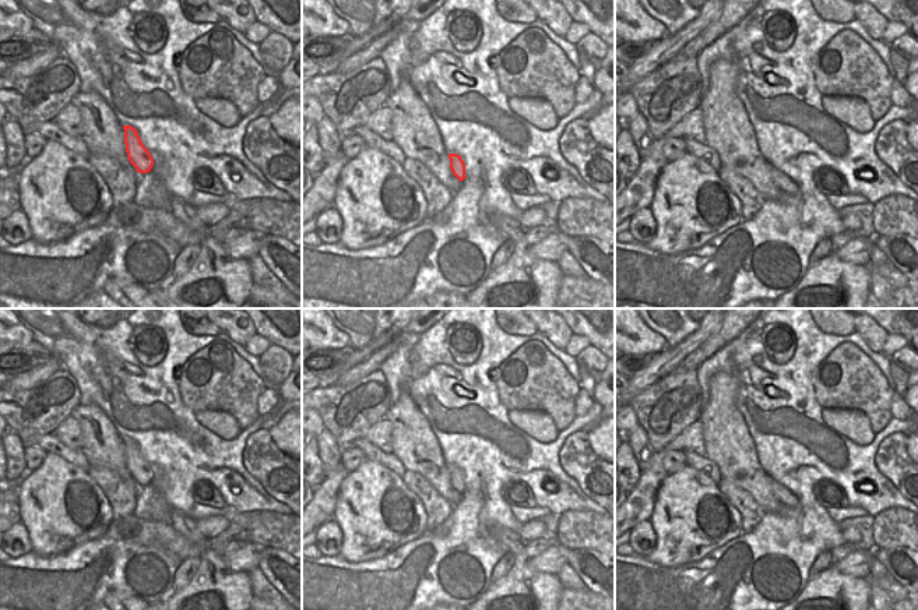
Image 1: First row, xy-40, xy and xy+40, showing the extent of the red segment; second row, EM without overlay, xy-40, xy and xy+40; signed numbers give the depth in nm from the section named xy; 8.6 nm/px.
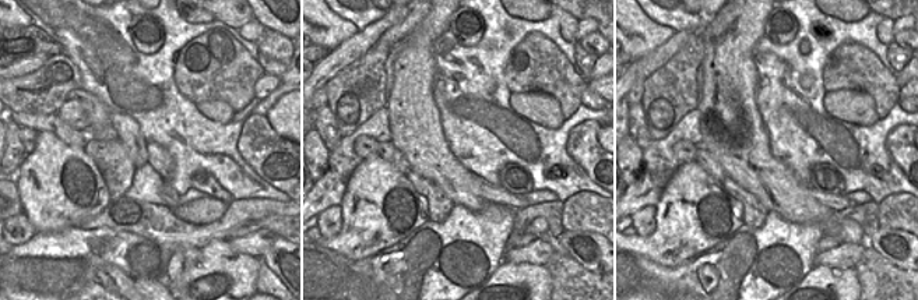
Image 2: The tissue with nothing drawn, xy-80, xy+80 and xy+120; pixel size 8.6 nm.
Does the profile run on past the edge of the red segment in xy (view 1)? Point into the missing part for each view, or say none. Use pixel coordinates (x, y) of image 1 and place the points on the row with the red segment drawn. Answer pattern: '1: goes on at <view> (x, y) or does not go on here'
1: does not go on here

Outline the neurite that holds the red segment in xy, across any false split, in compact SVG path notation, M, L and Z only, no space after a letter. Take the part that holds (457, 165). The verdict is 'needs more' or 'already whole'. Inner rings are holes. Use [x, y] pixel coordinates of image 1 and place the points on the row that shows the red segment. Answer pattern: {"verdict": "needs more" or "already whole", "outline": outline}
{"verdict": "already whole", "outline": "M449 154L449 159L450 159L450 169L451 169L453 174L460 181L462 181L467 177L465 176L465 163L464 163L464 161L457 154Z"}

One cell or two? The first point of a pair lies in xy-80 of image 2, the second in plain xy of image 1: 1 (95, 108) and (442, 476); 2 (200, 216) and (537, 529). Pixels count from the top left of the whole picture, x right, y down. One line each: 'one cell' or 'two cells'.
1: one cell
2: one cell

